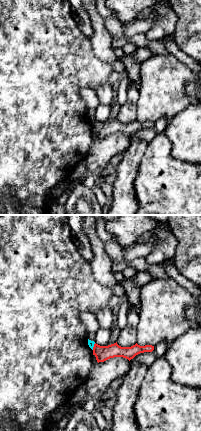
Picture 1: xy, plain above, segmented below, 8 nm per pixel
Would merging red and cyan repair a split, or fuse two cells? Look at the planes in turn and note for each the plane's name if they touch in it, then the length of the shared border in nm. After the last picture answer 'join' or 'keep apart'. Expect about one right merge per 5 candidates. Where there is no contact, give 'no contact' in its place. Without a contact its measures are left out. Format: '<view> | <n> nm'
xy | 60 nm

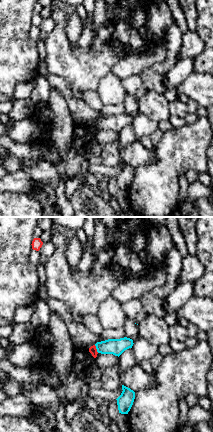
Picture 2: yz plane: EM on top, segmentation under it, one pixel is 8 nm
yz | 70 nm

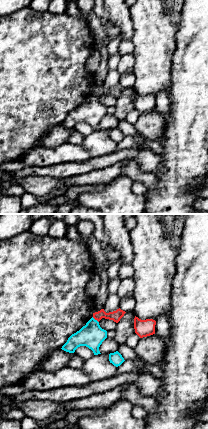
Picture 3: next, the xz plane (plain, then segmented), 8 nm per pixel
xz | 70 nm

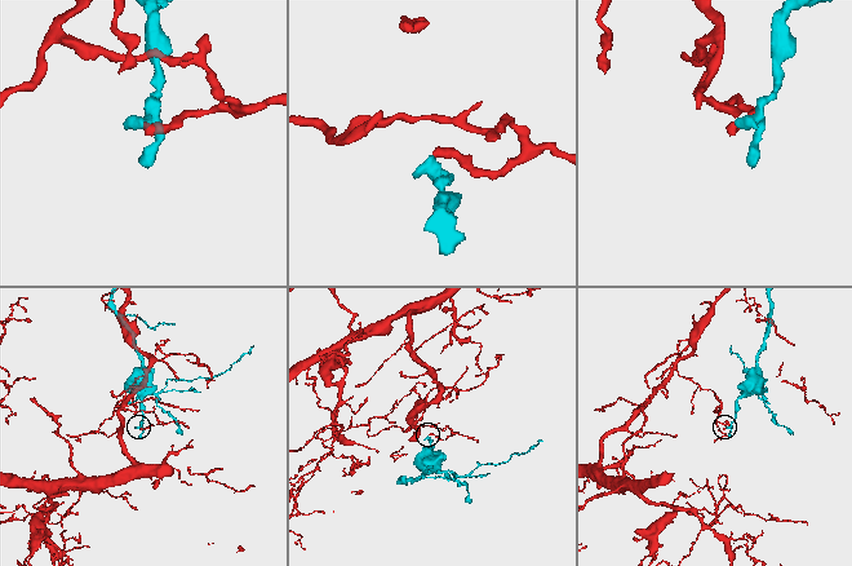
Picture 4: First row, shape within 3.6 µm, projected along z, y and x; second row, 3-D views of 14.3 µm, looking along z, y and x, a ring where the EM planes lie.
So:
keep apart

